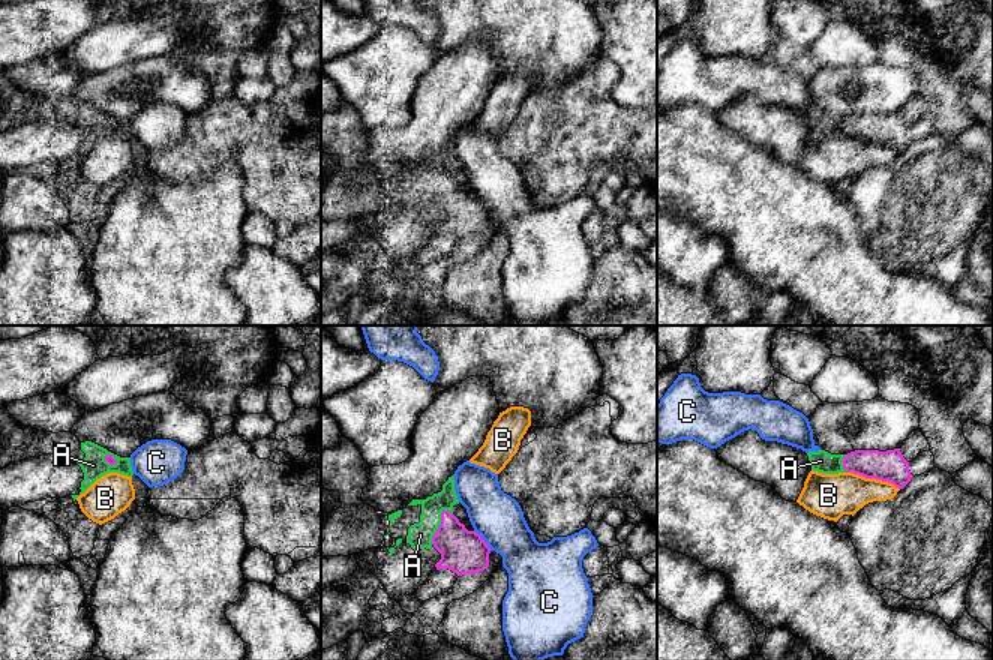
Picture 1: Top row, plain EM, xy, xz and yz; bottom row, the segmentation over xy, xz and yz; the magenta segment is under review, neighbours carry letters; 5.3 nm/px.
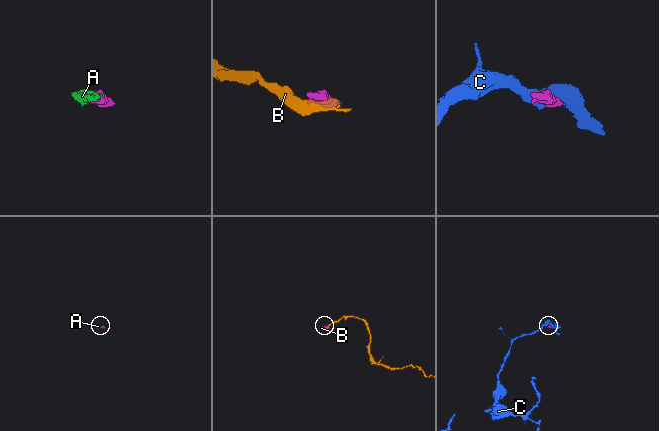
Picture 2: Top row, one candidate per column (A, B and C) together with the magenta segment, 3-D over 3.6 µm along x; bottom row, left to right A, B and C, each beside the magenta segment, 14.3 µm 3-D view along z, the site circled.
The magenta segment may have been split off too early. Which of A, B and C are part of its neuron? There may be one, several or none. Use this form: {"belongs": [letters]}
{"belongs": ["A"]}

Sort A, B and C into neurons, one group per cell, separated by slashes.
A / B / C

